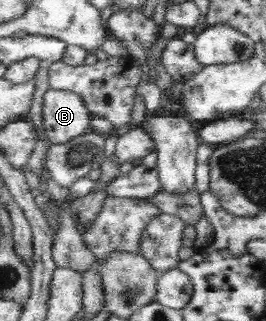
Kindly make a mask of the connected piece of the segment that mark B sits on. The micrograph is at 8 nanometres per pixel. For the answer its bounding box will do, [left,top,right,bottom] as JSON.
[43,88,96,144]

